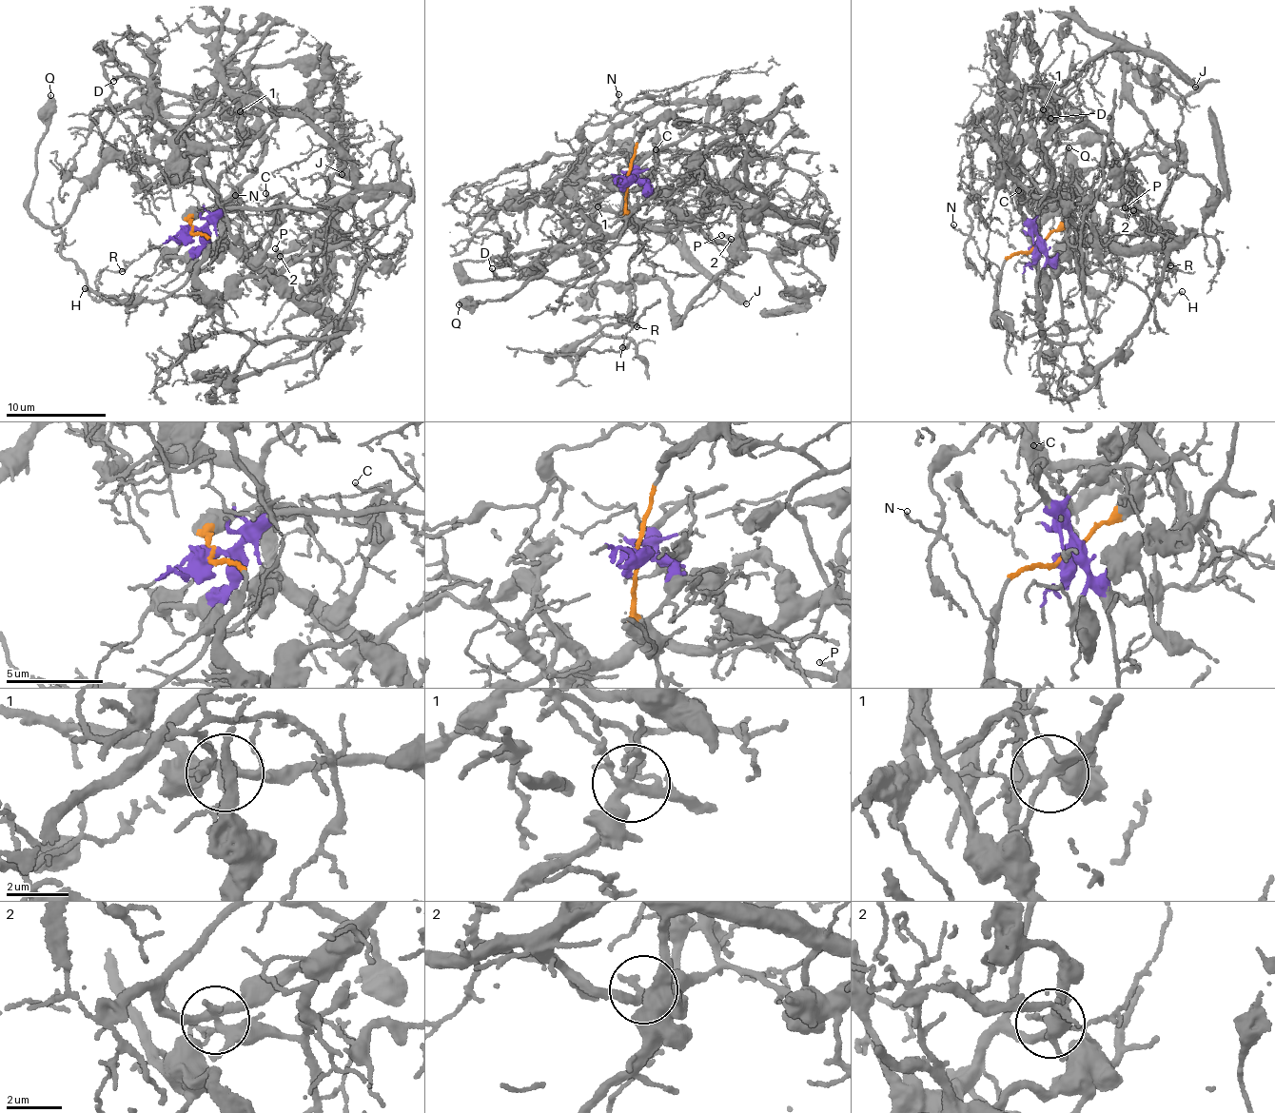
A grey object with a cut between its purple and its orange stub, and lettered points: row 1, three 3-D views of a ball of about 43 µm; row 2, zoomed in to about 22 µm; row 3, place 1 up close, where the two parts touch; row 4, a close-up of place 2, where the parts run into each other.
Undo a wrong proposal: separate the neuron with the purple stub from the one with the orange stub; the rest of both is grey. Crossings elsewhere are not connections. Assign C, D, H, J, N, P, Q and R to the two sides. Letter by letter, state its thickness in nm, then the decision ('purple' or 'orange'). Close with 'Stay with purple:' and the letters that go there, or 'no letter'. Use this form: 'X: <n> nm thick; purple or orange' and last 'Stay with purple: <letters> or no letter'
C: 110 nm thick; purple
D: 160 nm thick; orange
H: 130 nm thick; purple
J: 360 nm thick; orange
N: 140 nm thick; purple
P: 180 nm thick; purple
Q: 440 nm thick; orange
R: 120 nm thick; purple
Stay with purple: C, H, N, P, R

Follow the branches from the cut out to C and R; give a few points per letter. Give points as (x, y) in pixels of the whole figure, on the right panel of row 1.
C: (1033, 246), (1037, 244), (1022, 205), (1022, 195), (1030, 186), (1018, 190)
R: (1033, 246), (1042, 245), (1050, 260), (1072, 272), (1112, 250), (1132, 246), (1153, 249), (1154, 256), (1170, 265)

